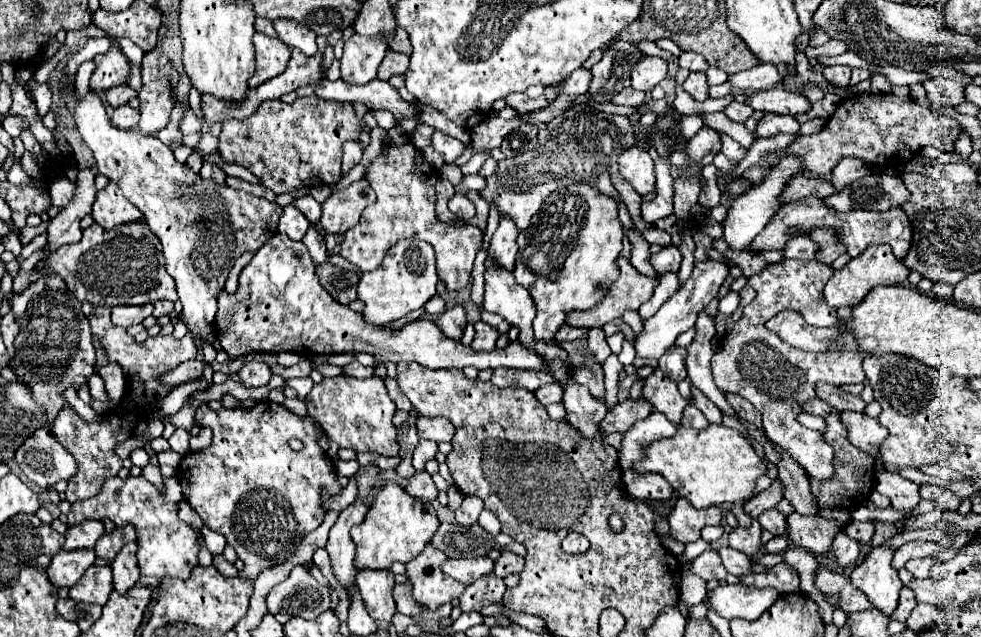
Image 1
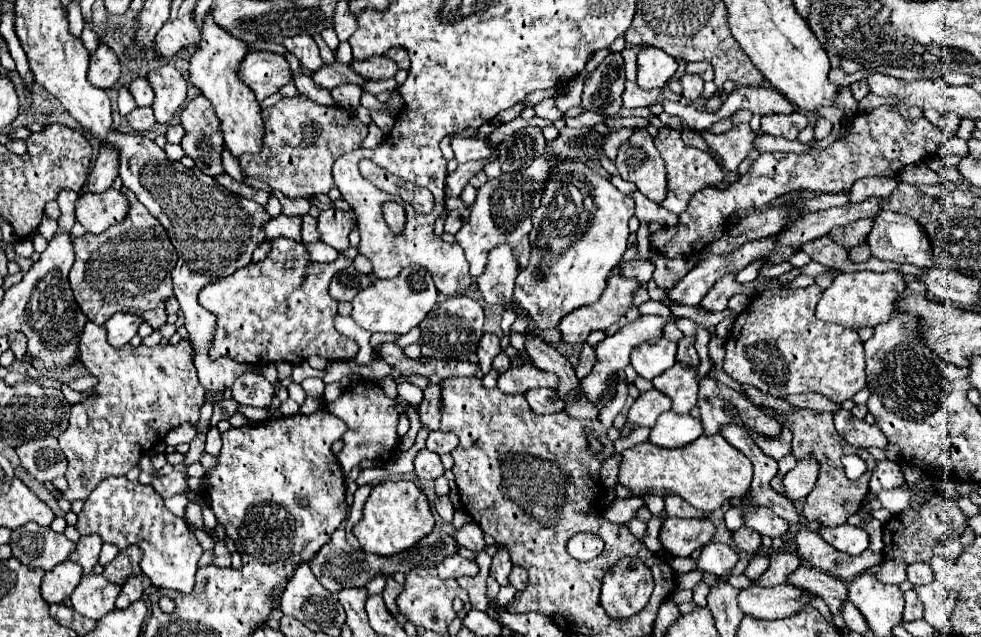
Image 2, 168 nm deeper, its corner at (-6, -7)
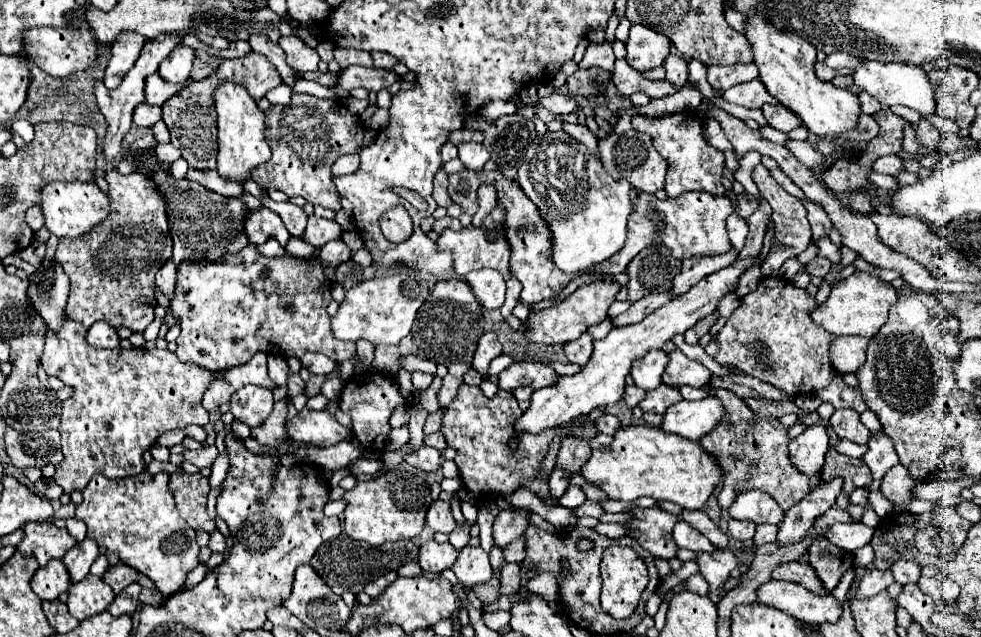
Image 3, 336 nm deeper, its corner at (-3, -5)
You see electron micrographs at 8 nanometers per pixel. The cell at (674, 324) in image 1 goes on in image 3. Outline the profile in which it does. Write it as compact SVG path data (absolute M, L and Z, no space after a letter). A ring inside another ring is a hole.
M650 350L636 366L632 368L632 378L634 384L642 390L654 390L662 384L662 374L666 368L668 356L662 350Z

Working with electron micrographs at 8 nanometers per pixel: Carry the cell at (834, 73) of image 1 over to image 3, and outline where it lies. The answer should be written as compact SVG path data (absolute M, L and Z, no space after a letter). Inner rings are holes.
M816 62L816 64L814 64L814 70L816 70L816 76L818 76L820 80L824 80L824 82L830 82L830 80L836 78L836 76L844 76L844 74L850 74L850 72L852 72L850 68L838 68L838 70L828 68L824 62Z

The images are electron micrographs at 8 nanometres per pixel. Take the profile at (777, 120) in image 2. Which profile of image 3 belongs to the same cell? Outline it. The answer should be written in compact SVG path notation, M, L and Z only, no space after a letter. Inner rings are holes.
M764 104L762 112L768 124L780 132L790 132L800 126L800 118L796 118L796 114L782 104Z

